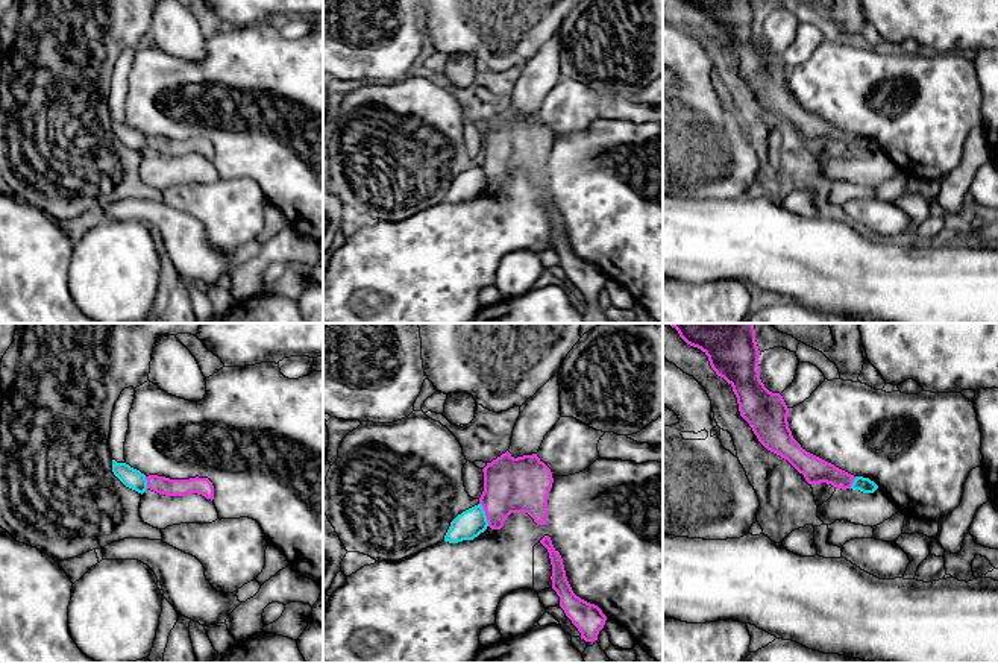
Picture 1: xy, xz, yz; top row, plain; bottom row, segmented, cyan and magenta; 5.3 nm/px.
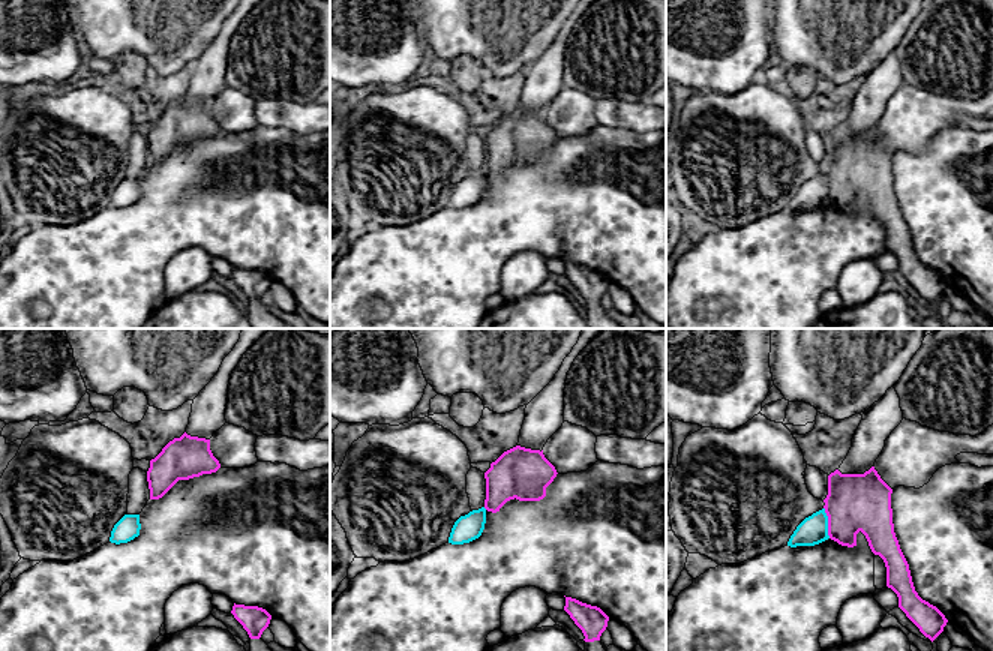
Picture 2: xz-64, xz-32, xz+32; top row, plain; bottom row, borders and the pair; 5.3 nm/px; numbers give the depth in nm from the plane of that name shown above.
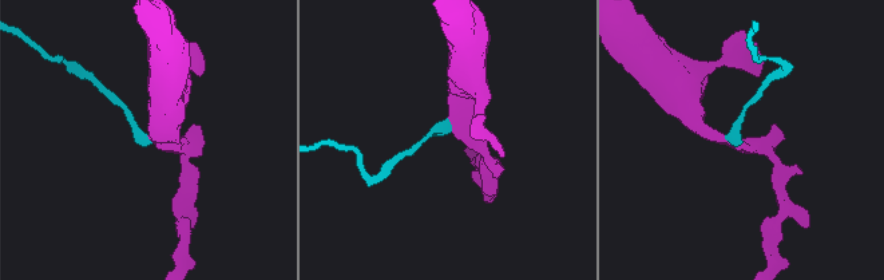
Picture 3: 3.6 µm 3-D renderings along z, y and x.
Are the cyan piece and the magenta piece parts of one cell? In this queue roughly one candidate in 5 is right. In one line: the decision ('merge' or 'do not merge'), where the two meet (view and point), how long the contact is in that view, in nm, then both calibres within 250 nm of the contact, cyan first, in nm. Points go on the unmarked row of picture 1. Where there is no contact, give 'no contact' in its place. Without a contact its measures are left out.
do not merge; meets cyan in xz at (484, 175); contact 140 nm long; 150 nm thick on the cyan side, 300 nm on the other

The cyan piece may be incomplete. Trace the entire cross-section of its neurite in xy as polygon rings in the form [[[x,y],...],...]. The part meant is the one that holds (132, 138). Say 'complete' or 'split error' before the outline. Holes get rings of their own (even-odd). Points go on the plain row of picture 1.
complete; [[[112,120],[112,132],[126,147],[141,155],[147,150],[146,135],[129,124]]]

